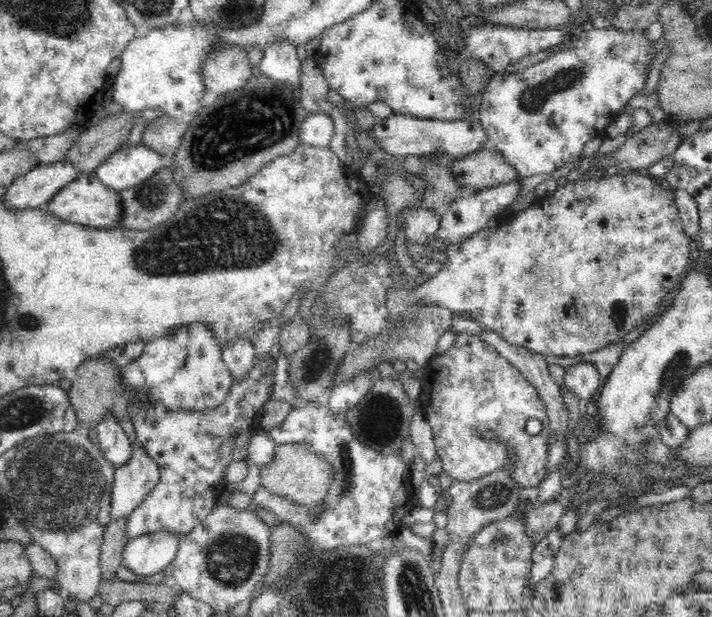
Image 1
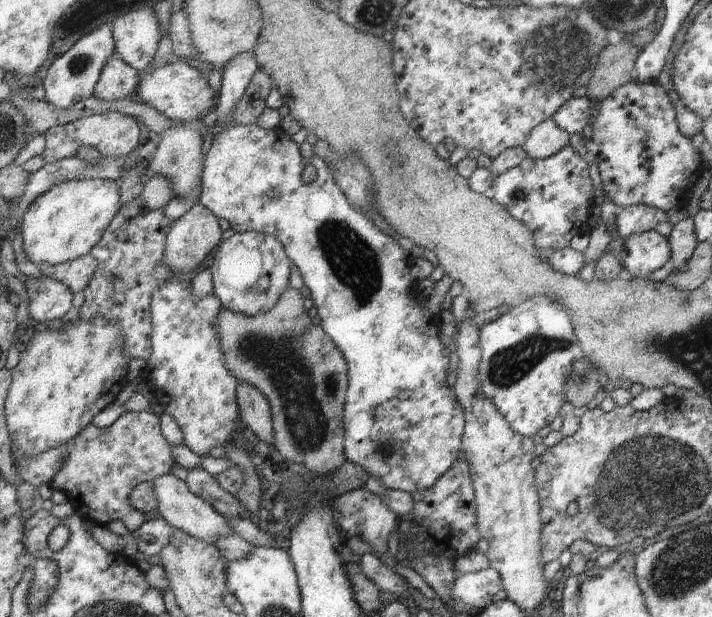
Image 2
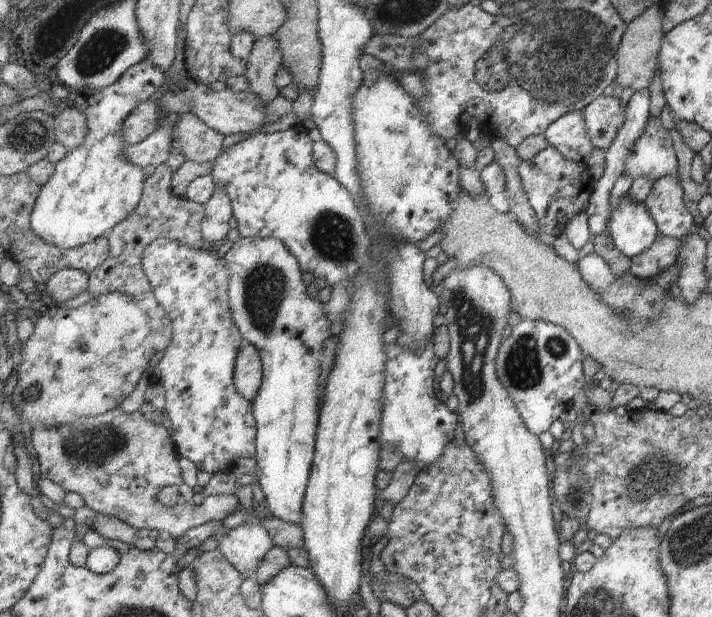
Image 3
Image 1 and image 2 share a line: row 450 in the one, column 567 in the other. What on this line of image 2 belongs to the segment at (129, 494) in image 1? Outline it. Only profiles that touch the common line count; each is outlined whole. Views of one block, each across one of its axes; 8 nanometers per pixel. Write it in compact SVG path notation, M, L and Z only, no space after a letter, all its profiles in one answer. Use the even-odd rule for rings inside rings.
M547 119L535 126L523 147L529 157L542 159L557 154L559 149L568 145L568 140L569 135L551 119Z

